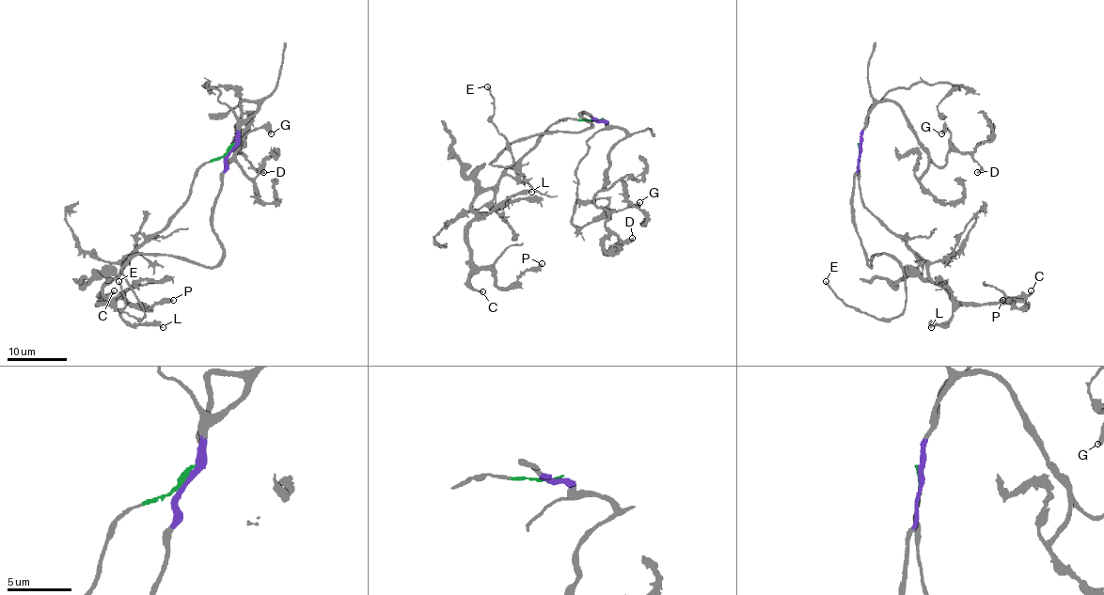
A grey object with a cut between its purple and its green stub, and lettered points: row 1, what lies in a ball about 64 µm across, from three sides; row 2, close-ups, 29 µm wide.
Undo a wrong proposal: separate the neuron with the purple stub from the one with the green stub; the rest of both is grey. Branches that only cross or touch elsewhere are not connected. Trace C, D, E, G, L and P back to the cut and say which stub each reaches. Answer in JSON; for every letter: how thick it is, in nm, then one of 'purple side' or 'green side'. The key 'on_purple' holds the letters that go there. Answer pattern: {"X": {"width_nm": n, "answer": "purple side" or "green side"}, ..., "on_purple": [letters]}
{"C": {"width_nm": 280, "answer": "green side"}, "D": {"width_nm": 400, "answer": "purple side"}, "E": {"width_nm": 170, "answer": "purple side"}, "G": {"width_nm": 360, "answer": "purple side"}, "L": {"width_nm": 200, "answer": "green side"}, "P": {"width_nm": 320, "answer": "green side"}, "on_purple": ["D", "E", "G"]}

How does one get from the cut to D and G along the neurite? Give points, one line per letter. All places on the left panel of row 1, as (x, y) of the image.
D: (229, 151), (237, 129), (258, 105), (255, 101), (242, 101), (239, 145), (225, 165), (239, 151), (264, 172)
G: (229, 151), (237, 129), (258, 105), (242, 101), (239, 145), (225, 165), (250, 132), (265, 127), (271, 133)

